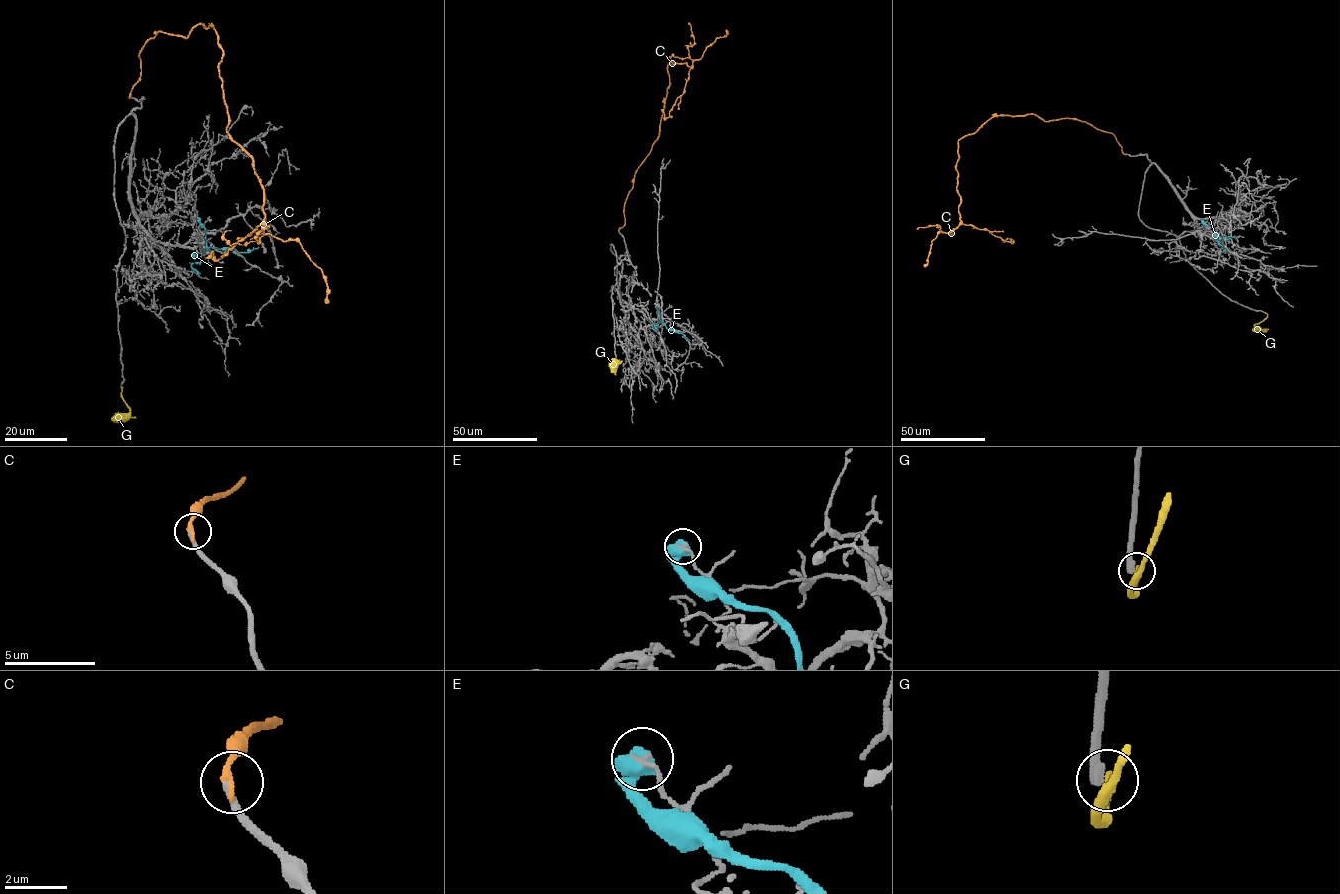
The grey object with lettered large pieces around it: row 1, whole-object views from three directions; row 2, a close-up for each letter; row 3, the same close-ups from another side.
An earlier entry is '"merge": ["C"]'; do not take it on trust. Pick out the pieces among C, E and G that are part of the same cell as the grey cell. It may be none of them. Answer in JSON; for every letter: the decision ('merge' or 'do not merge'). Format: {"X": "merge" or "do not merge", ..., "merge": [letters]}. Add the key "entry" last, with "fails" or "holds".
{"C": "merge", "E": "do not merge", "G": "do not merge", "merge": ["C"], "entry": "holds"}

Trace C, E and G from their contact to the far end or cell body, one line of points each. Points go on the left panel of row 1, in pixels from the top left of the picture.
C: (129, 97), (158, 32), (213, 28), (227, 130), (252, 160), (265, 219), (208, 258)
E: (198, 218), (206, 228), (205, 243), (209, 247), (230, 247), (238, 252), (249, 252), (258, 246)
G: (122, 387), (121, 393), (130, 411), (124, 416)

